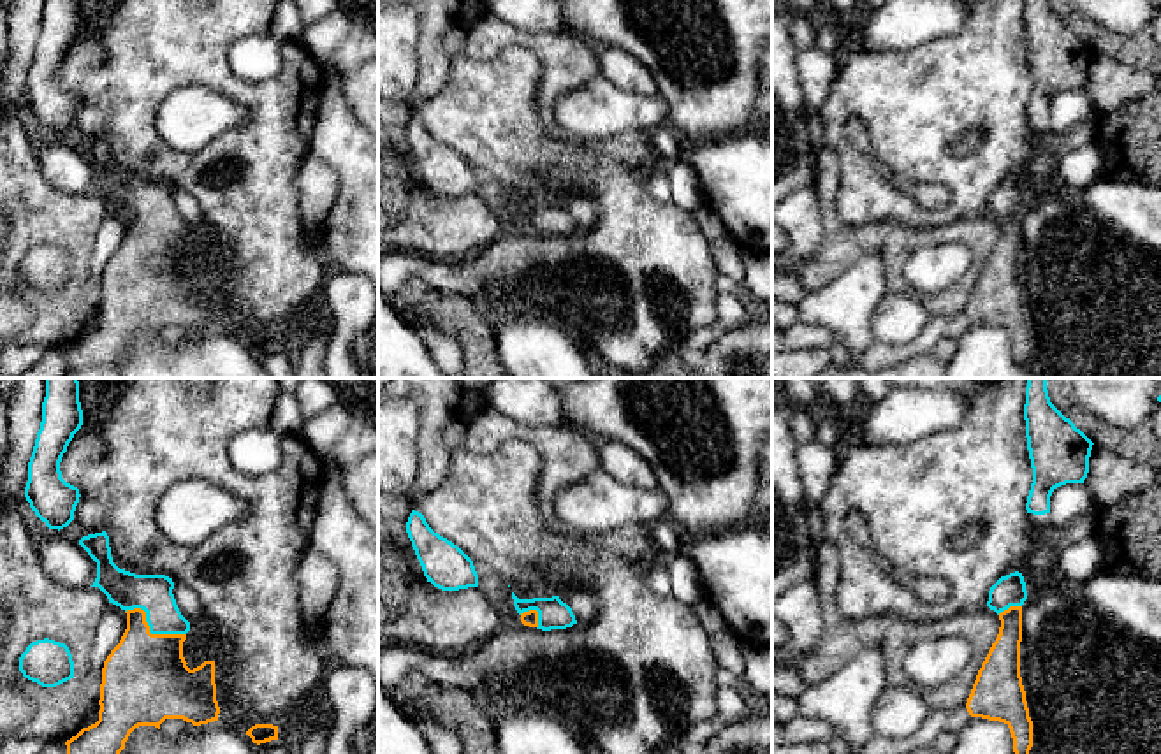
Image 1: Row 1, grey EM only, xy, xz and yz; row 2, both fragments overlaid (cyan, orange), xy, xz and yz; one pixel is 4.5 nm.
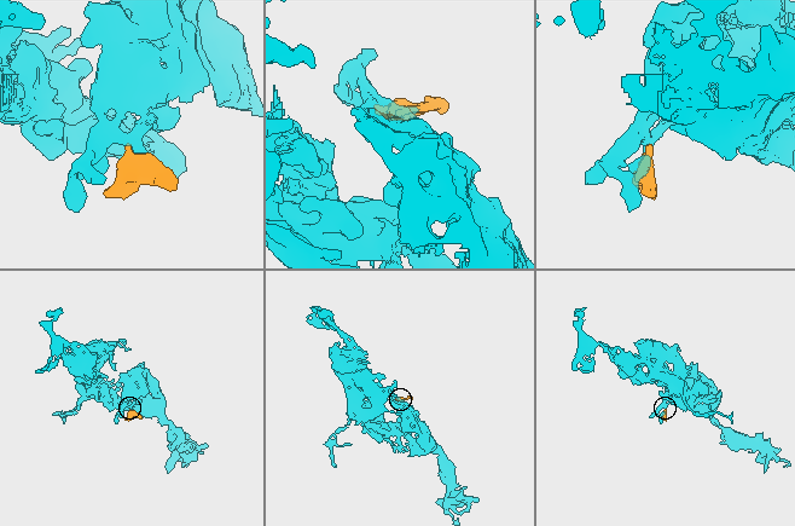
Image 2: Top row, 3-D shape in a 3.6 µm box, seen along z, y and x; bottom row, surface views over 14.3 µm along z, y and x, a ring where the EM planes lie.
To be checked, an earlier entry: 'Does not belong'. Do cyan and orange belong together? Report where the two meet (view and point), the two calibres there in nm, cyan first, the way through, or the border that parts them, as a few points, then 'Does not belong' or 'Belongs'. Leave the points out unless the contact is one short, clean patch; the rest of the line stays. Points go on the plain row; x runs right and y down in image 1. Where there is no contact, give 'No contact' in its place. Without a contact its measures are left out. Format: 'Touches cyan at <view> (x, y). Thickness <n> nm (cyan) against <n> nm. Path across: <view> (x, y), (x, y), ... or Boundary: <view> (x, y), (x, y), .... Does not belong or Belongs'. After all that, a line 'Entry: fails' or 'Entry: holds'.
Touches cyan at xy (150, 236). Thickness 180 nm (cyan) against 400 nm. Path across: xy (152, 199), (150, 236), (145, 285). Belongs
Entry: fails

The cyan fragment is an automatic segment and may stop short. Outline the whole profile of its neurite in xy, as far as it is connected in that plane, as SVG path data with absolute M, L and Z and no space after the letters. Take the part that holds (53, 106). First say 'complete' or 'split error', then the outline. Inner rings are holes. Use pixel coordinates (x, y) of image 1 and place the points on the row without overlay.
complete; M46 0L25 104L49 135L67 134L81 104L79 95L67 90L60 77L62 63L81 32L79 0Z

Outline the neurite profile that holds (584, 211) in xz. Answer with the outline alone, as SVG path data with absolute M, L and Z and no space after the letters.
M565 199L559 206L572 214L577 230L588 232L598 220L595 199Z

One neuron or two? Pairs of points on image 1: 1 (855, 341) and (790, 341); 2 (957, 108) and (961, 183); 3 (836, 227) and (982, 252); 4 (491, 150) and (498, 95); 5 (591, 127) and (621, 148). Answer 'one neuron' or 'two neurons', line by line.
1: two neurons
2: one neuron
3: one neuron
4: one neuron
5: two neurons

